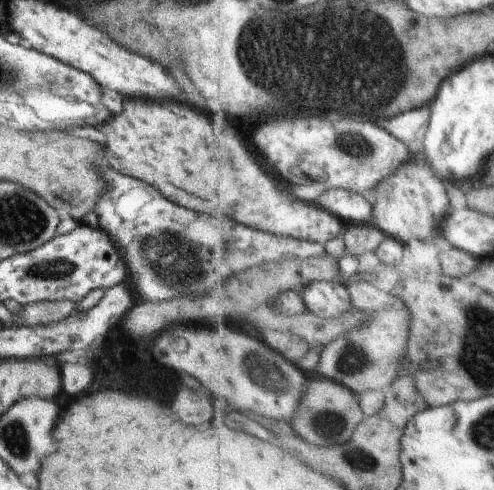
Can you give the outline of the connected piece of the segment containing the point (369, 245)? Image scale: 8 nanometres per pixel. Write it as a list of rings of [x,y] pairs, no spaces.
[[[352,223],[344,229],[346,254],[361,259],[367,252],[376,252],[387,235],[373,223]]]

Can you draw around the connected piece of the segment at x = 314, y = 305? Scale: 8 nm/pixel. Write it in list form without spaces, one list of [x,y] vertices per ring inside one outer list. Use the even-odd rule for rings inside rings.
[[[313,280],[313,282],[309,282],[301,290],[301,293],[307,310],[323,318],[341,319],[343,314],[349,314],[349,312],[353,311],[353,304],[351,304],[351,295],[349,294],[348,287],[339,284],[335,280]]]

